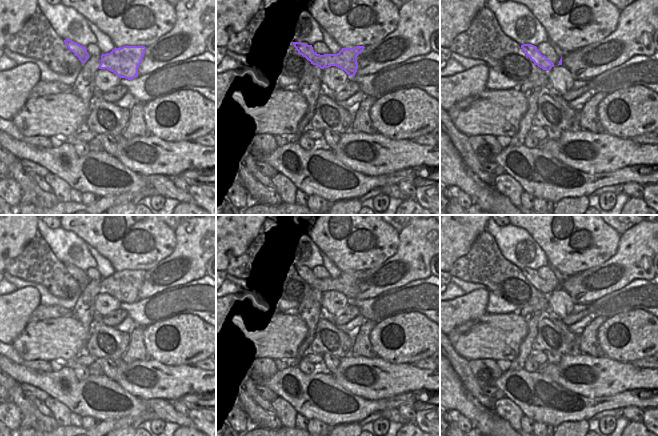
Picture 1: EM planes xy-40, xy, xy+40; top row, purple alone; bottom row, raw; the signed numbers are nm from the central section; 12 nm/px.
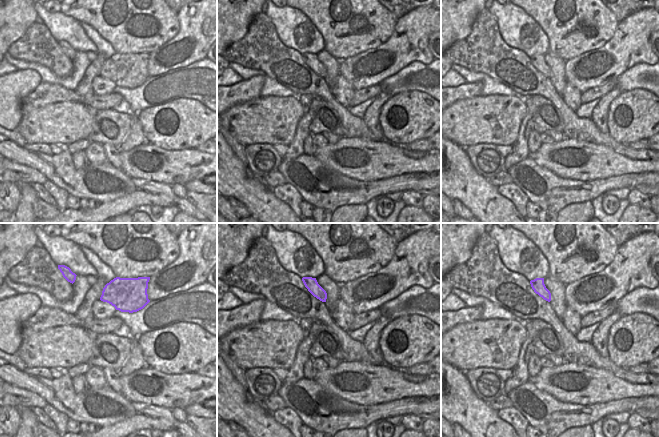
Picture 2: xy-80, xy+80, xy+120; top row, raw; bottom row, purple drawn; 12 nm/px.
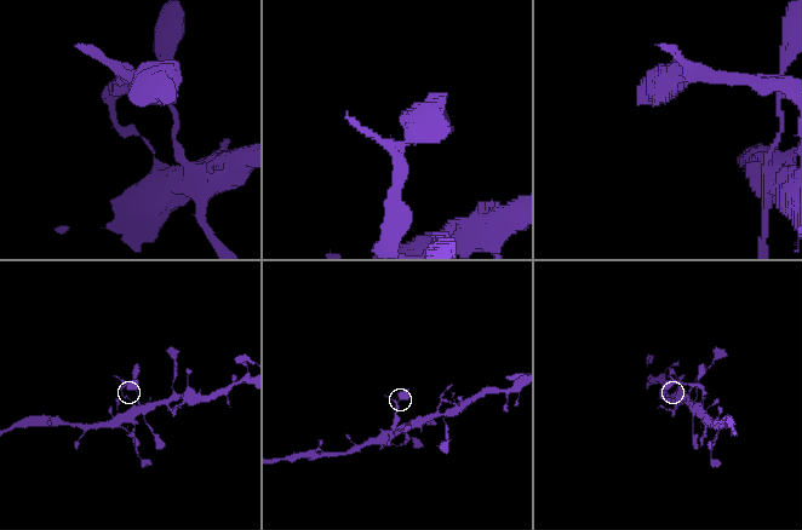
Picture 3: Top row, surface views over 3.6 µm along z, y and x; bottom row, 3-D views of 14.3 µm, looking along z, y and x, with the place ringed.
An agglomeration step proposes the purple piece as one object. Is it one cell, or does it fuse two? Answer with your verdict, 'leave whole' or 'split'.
leave whole

